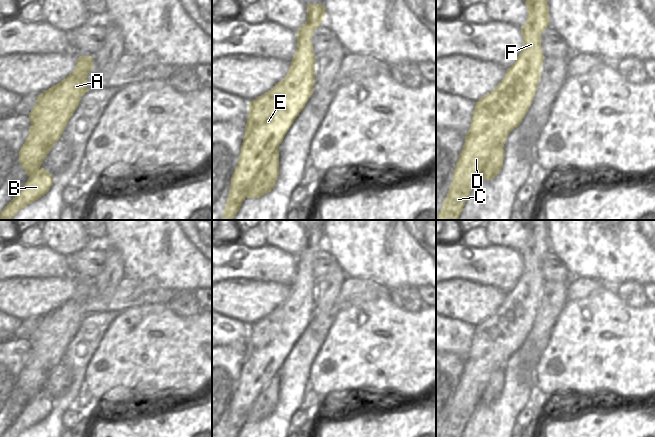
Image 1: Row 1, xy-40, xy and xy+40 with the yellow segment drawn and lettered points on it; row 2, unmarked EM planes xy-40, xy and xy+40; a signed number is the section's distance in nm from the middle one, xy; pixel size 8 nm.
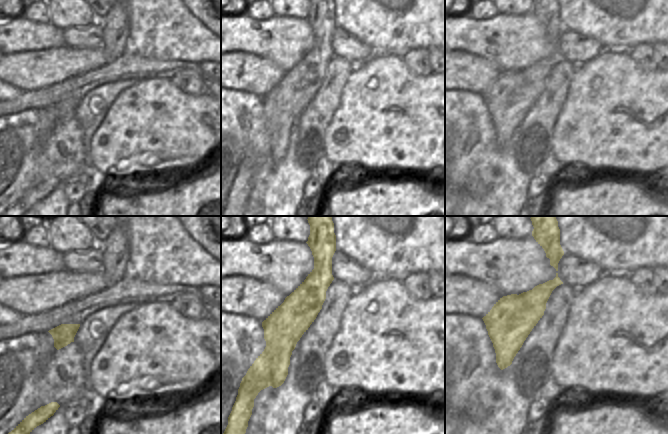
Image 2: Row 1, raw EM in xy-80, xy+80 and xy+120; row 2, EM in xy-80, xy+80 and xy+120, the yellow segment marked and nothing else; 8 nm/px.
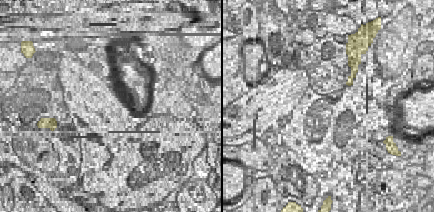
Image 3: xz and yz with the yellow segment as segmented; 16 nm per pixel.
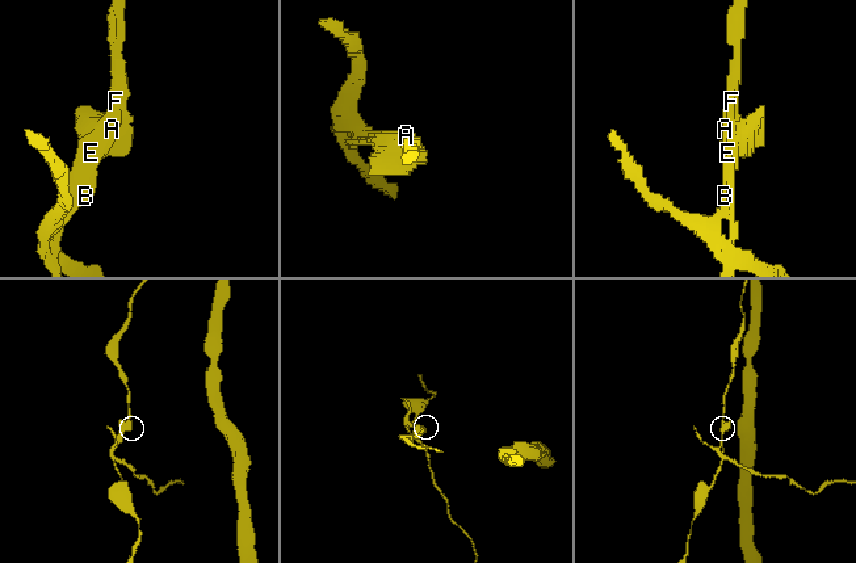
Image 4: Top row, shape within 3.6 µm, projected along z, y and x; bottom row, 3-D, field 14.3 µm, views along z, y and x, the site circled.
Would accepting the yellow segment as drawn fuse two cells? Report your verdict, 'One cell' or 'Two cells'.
Two cells.

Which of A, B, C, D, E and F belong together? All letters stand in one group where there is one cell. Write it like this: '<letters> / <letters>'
A C D E F / B

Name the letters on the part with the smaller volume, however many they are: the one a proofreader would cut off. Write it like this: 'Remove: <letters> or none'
Remove: B

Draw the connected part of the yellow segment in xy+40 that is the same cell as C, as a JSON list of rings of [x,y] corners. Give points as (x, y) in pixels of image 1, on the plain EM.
[[[531,220],[525,227],[529,239],[521,251],[521,277],[497,311],[475,326],[471,351],[439,437],[463,435],[493,373],[505,368],[509,357],[520,349],[535,321],[545,282],[541,273],[541,257],[549,250],[549,231],[547,220]]]

